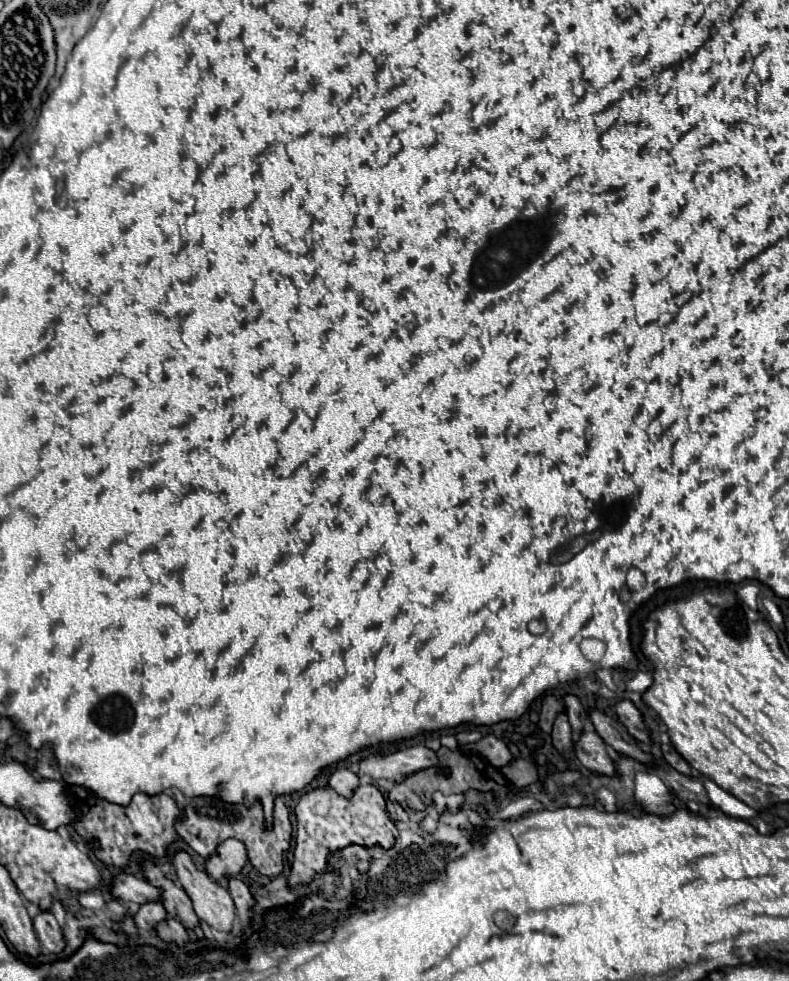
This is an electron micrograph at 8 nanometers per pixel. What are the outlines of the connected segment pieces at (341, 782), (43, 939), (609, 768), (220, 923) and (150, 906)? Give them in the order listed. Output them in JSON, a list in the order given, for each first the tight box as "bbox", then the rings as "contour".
[{"bbox":[328,769,360,797],"contour":[[[336,769],[336,771],[332,771],[332,775],[328,779],[328,787],[344,797],[350,797],[352,791],[358,787],[358,783],[360,783],[358,775],[348,769]]]},{"bbox":[32,911,64,953],"contour":[[[38,911],[32,919],[34,929],[40,937],[40,943],[50,951],[50,953],[60,953],[64,947],[64,939],[62,939],[62,931],[58,921],[54,919],[54,915],[50,911]]]},{"bbox":[574,729,614,775],"contour":[[[584,729],[574,743],[576,759],[590,771],[598,771],[604,775],[614,775],[614,763],[604,749],[604,741],[596,731]]]},{"bbox":[172,849,234,931],"contour":[[[178,849],[172,855],[172,865],[182,889],[194,905],[196,915],[218,931],[230,931],[234,923],[234,901],[230,893],[204,869],[196,867],[184,849]]]},{"bbox":[132,903,166,929],"contour":[[[144,903],[144,907],[138,907],[132,919],[136,919],[138,929],[154,929],[158,921],[166,919],[166,911],[162,903]]]}]

